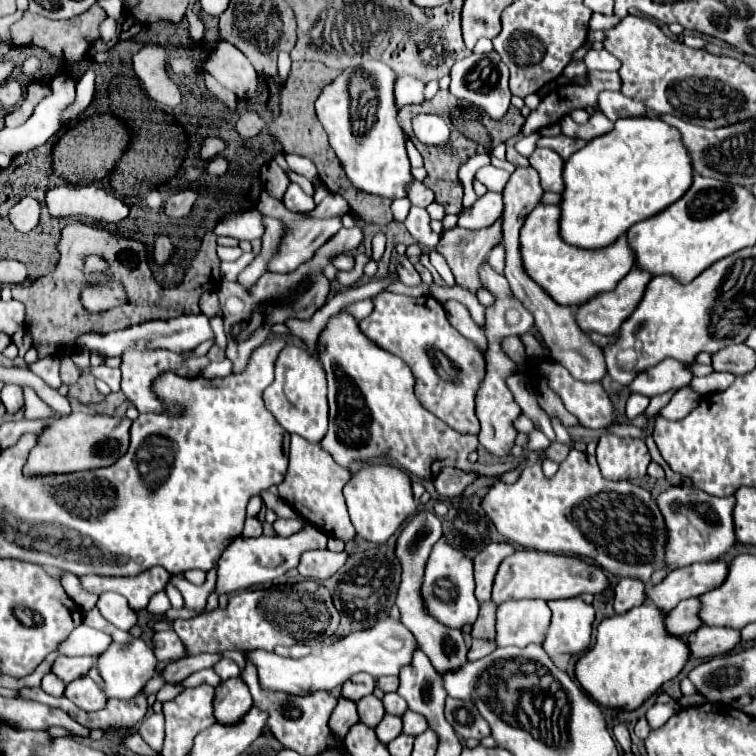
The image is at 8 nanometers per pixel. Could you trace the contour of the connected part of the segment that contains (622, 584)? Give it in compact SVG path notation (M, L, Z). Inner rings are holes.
M622 578L614 590L616 590L616 596L614 596L614 612L616 614L624 614L626 610L642 606L646 600L644 584L640 580Z

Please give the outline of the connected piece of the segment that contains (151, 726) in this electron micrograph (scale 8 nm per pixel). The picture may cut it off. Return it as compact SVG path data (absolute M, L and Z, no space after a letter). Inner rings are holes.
M150 714L144 718L138 734L144 738L144 742L154 748L154 750L162 750L162 742L164 742L164 716L162 714Z

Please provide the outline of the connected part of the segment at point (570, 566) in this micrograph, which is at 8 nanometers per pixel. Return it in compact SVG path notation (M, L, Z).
M516 550L502 566L494 578L492 602L500 604L506 600L520 600L520 598L542 598L542 600L556 600L556 598L572 598L584 592L600 594L608 586L606 574L590 560L560 556L560 554L544 554L534 550Z

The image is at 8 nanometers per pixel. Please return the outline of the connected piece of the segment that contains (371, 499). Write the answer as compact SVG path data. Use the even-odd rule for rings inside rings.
M366 464L358 472L352 474L348 484L344 486L344 498L348 504L350 520L356 528L356 536L382 544L386 542L398 528L400 524L416 512L416 502L412 498L412 488L410 488L410 476L392 466L392 464Z

